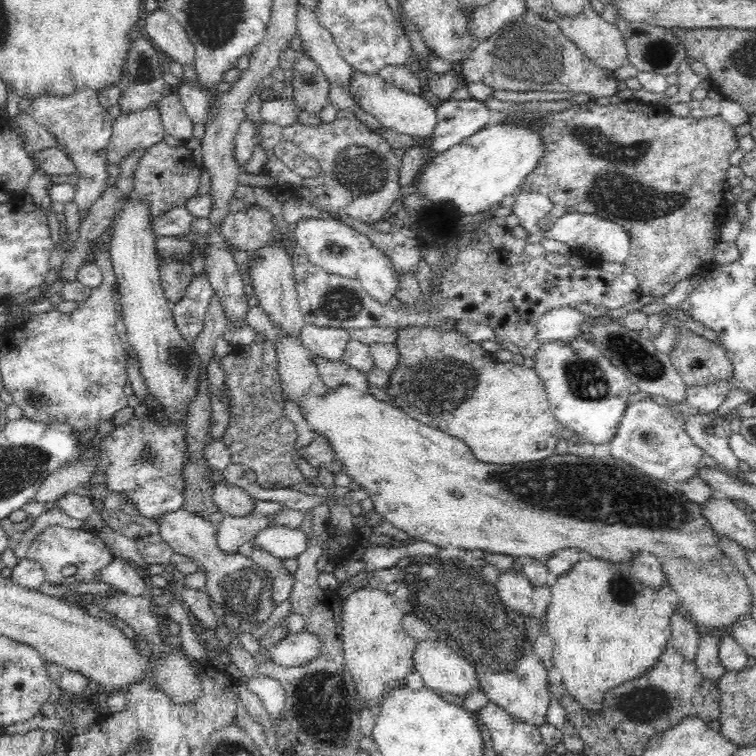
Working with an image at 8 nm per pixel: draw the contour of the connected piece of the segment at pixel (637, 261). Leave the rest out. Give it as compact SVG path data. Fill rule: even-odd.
M594 100L586 104L574 104L564 106L562 112L551 115L543 127L543 142L545 142L545 156L538 162L538 167L525 179L520 186L520 191L539 193L552 200L554 203L553 216L565 213L566 211L583 211L586 213L598 213L600 217L606 217L610 221L618 223L630 233L631 250L628 259L623 263L627 273L633 274L638 279L638 285L642 294L655 296L661 299L687 276L703 270L709 262L714 261L716 245L720 242L718 228L727 219L727 206L724 198L724 183L728 169L731 167L730 156L739 144L739 138L734 127L725 122L718 114L711 118L697 120L691 115L686 118L676 118L670 113L656 112L654 108L646 108L644 104L623 100L620 104L608 104L600 106Z

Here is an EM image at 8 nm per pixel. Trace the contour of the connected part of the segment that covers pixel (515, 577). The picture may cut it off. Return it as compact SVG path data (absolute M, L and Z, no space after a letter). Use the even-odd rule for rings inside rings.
M510 568L508 572L500 573L496 588L500 601L510 612L524 617L534 615L535 606L532 601L534 588L522 571Z

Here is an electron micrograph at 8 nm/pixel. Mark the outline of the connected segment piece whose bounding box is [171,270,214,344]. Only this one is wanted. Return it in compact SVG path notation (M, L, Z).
M204 270L200 276L192 278L184 296L172 306L177 331L189 344L194 344L202 330L212 296L214 289Z

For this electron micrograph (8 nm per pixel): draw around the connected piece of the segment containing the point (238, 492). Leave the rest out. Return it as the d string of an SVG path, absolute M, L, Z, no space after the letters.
M227 480L214 484L212 496L224 515L238 518L248 516L255 509L256 499L248 493L248 487L234 485Z

